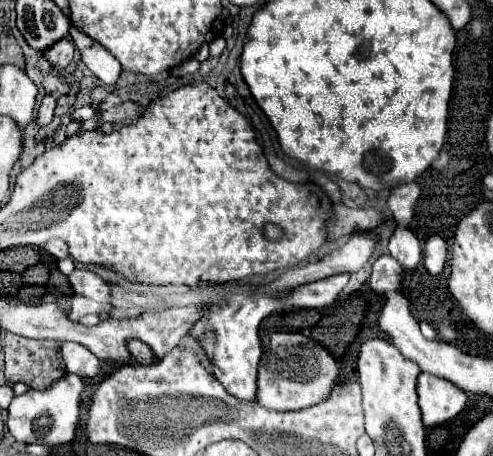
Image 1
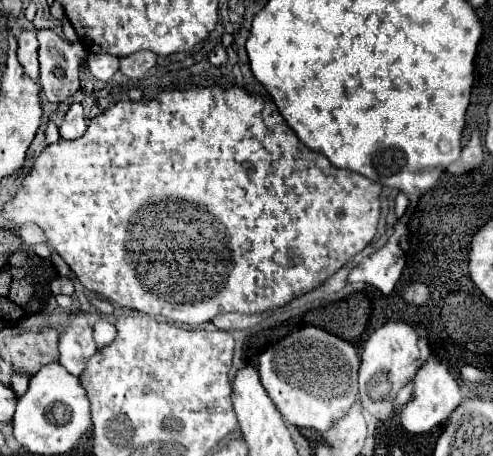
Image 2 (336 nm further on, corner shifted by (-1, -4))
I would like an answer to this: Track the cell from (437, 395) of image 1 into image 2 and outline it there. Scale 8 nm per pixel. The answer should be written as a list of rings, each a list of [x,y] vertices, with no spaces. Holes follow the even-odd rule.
[[[430,357],[426,361],[426,365],[416,373],[416,379],[414,379],[414,393],[410,397],[410,401],[400,409],[398,413],[398,419],[402,423],[402,427],[408,431],[408,433],[428,433],[432,431],[436,425],[444,423],[450,413],[464,401],[462,393],[460,393],[460,387],[454,379],[454,375],[450,373],[448,365],[438,361],[438,369],[436,369],[436,357]]]

